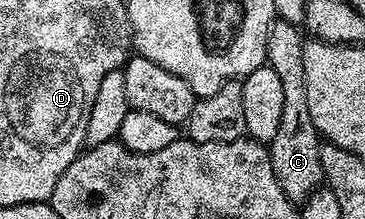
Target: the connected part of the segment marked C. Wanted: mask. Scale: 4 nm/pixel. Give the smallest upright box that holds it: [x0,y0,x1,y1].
[266,19,324,203]

